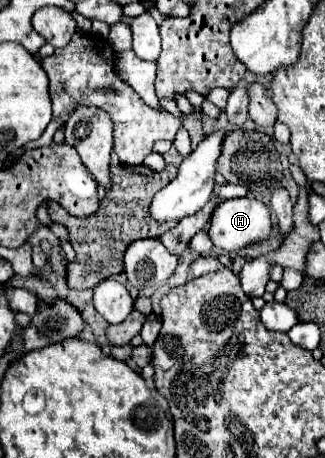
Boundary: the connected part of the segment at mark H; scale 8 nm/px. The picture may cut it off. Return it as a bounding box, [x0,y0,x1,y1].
[209,198,271,252]

